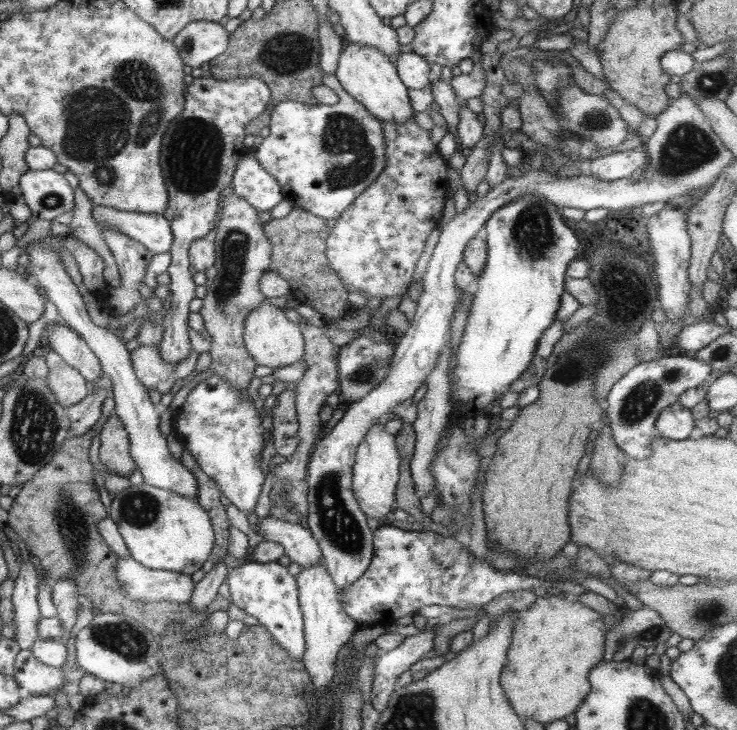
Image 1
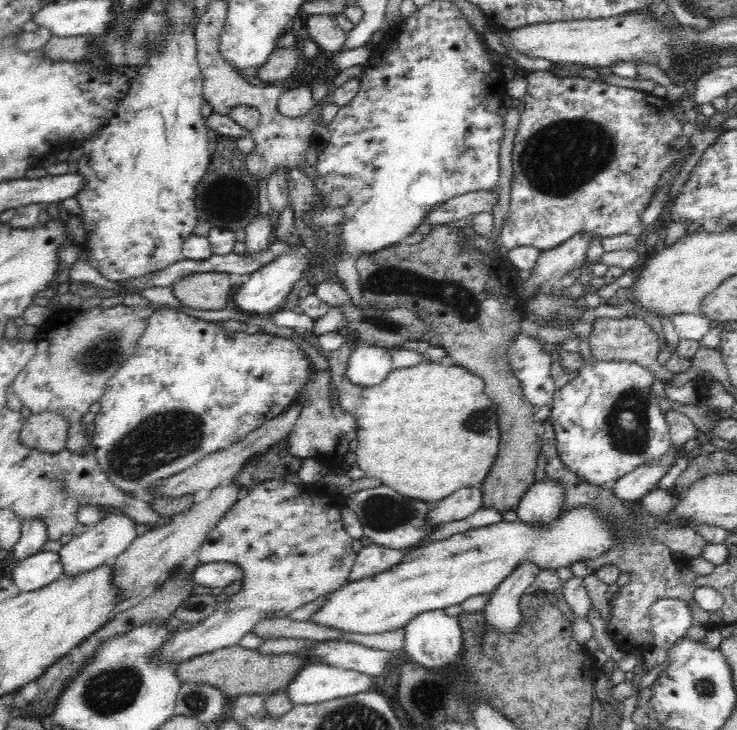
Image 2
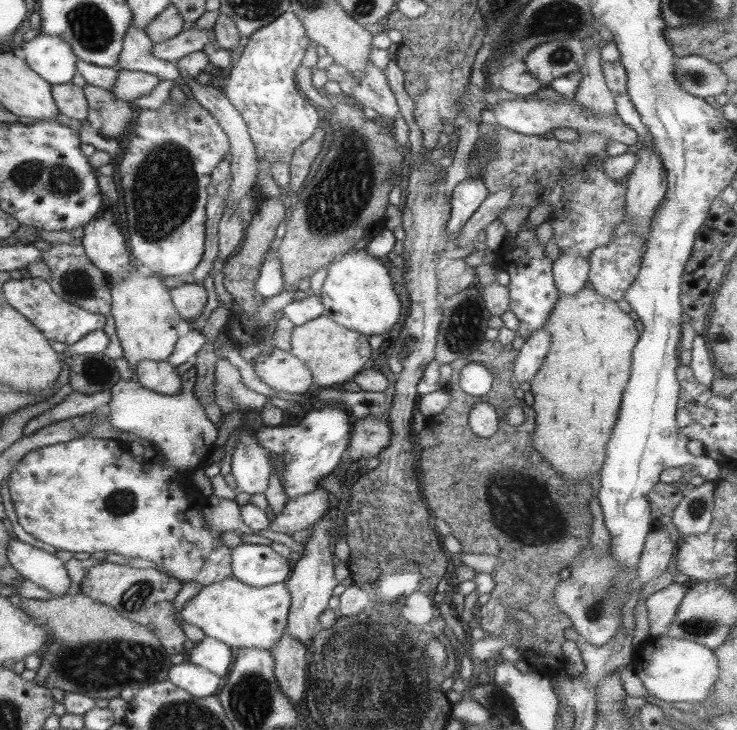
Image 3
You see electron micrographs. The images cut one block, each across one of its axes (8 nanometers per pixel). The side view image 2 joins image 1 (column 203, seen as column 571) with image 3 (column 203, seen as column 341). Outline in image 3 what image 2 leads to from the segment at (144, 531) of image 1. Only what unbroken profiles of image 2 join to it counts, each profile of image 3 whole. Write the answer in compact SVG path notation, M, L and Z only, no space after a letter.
M227 576L221 582L213 582L209 586L201 587L201 590L191 600L185 602L179 614L183 622L192 624L201 629L207 637L217 639L228 647L269 650L281 638L285 630L289 602L289 591L284 582L255 588L235 580L232 576Z

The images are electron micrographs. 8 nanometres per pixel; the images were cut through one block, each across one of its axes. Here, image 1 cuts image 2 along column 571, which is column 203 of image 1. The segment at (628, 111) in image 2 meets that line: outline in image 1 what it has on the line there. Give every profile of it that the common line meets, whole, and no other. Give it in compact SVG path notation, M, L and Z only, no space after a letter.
M195 78L186 85L183 110L167 124L159 148L159 167L167 191L167 206L163 216L169 221L172 232L168 250L171 260L167 274L171 282L169 300L171 307L165 312L162 326L163 339L158 354L167 364L177 364L191 352L187 333L188 305L194 297L195 284L189 270L187 248L193 240L210 234L215 225L217 198L225 186L231 184L239 156L247 148L241 141L246 135L245 124L257 117L269 102L269 87L257 78L215 80Z

